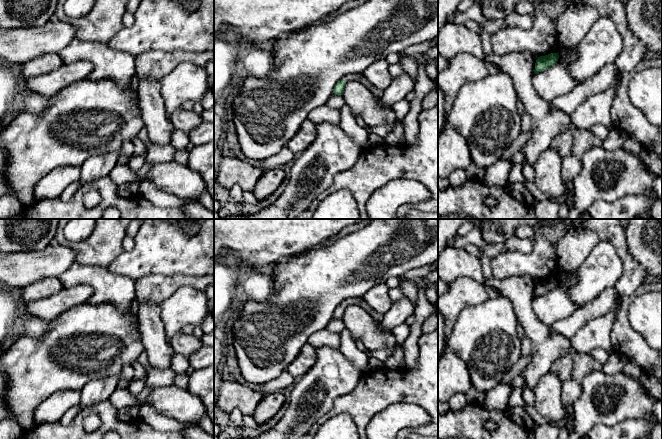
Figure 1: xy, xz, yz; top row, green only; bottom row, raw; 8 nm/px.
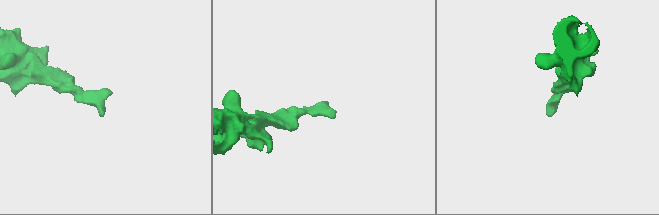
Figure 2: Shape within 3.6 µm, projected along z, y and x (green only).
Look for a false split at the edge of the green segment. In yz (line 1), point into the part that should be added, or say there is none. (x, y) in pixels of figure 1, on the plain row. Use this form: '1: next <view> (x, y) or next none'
1: next none

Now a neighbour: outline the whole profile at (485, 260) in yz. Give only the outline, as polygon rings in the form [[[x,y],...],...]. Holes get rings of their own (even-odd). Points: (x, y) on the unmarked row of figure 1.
[[[482,254],[480,257],[481,264],[482,264],[482,270],[485,280],[493,278],[492,268],[491,268],[491,259],[485,255]]]

